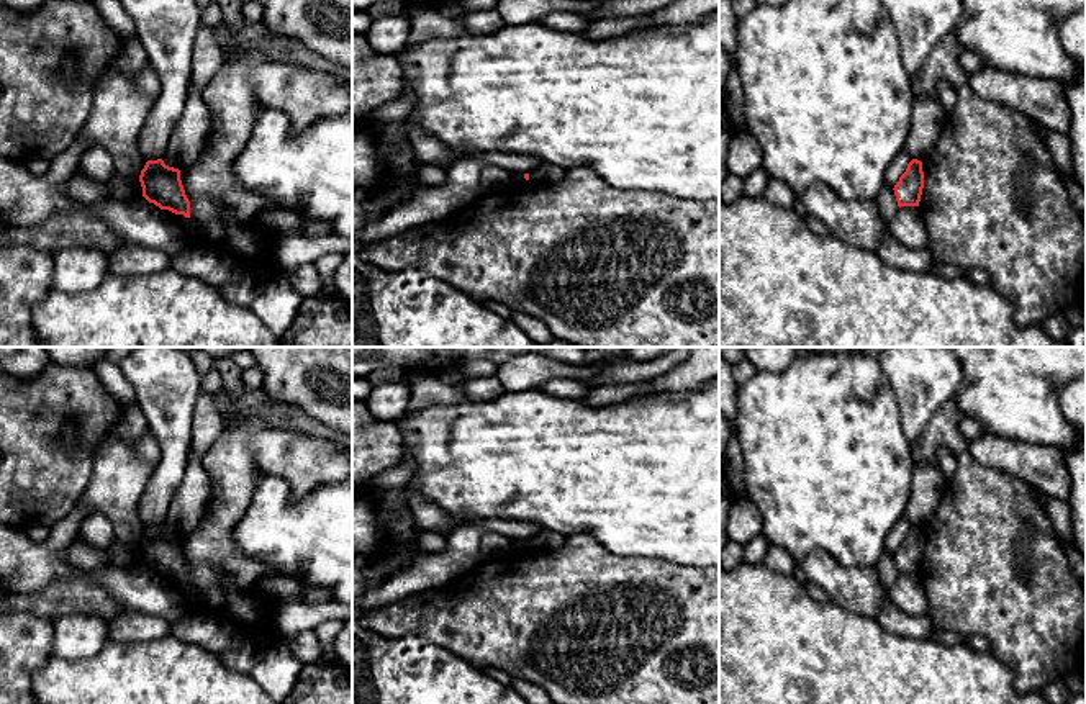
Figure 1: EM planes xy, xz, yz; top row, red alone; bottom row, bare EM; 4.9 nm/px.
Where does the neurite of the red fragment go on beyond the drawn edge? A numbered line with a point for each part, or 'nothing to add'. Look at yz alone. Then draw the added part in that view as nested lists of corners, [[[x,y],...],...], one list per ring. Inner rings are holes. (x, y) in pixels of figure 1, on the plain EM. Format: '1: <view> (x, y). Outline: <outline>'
nothing to add

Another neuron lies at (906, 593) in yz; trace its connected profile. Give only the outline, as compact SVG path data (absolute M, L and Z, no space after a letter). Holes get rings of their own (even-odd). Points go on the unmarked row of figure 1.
M901 573L888 588L888 601L907 616L927 616L927 594L917 573Z

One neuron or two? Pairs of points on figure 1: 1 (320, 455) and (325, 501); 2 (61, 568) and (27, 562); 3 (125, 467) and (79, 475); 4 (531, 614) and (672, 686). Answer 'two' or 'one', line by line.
1: two
2: one
3: two
4: one

